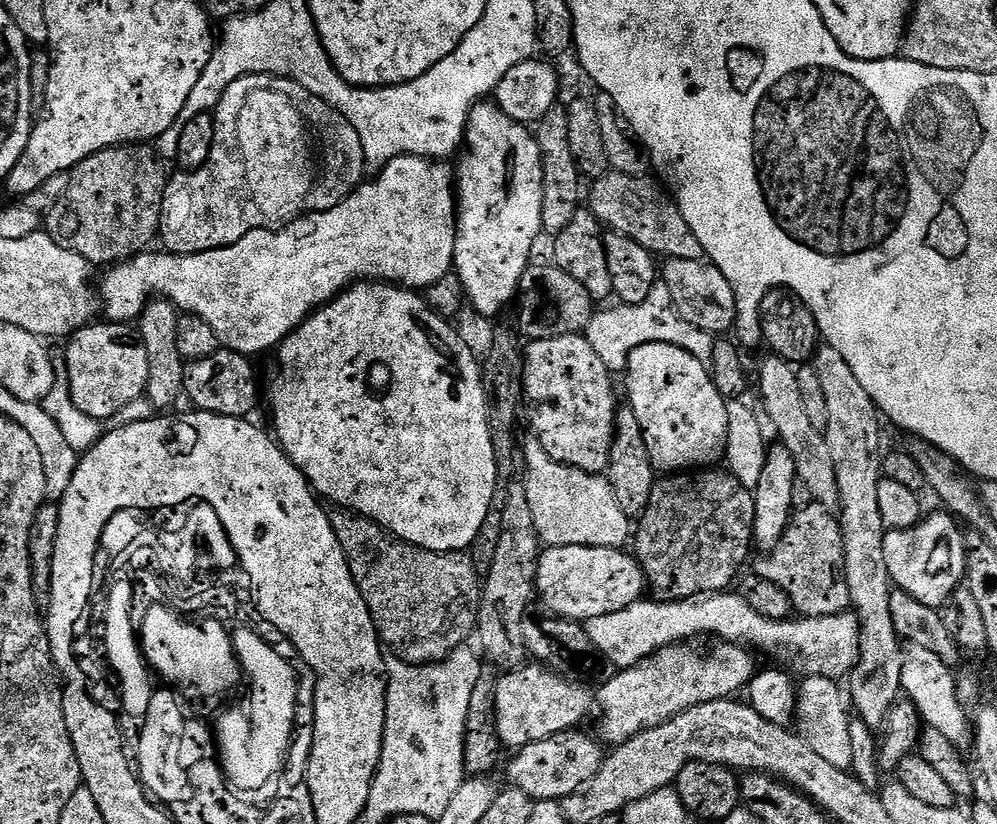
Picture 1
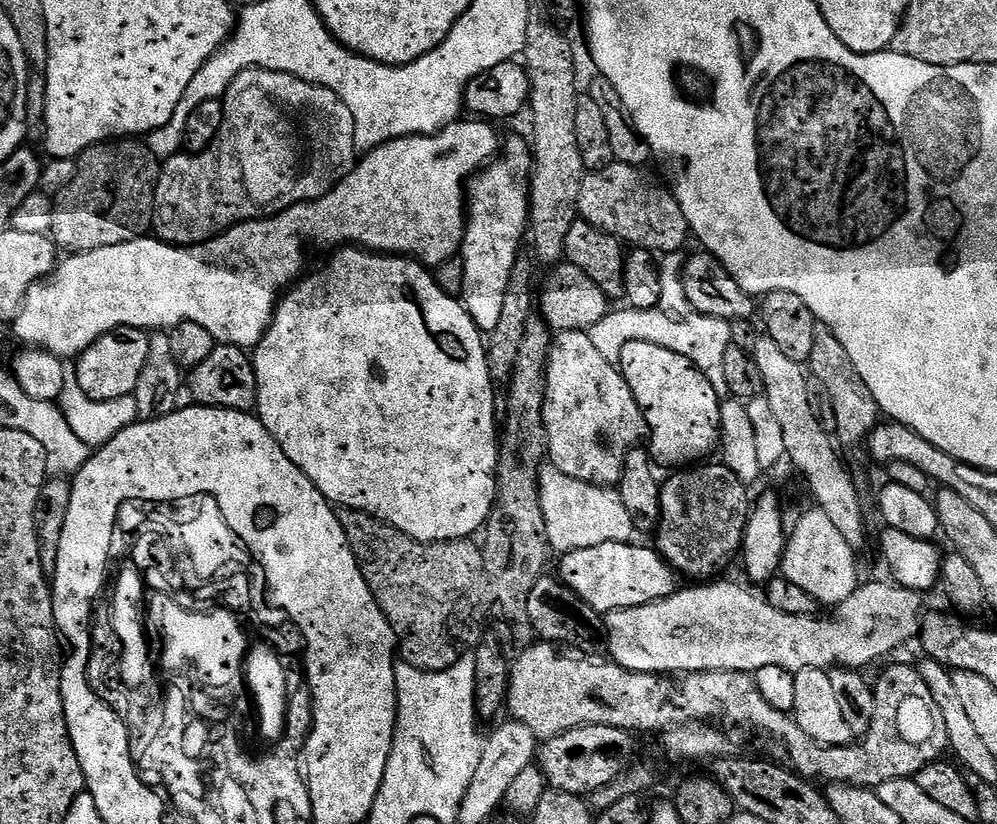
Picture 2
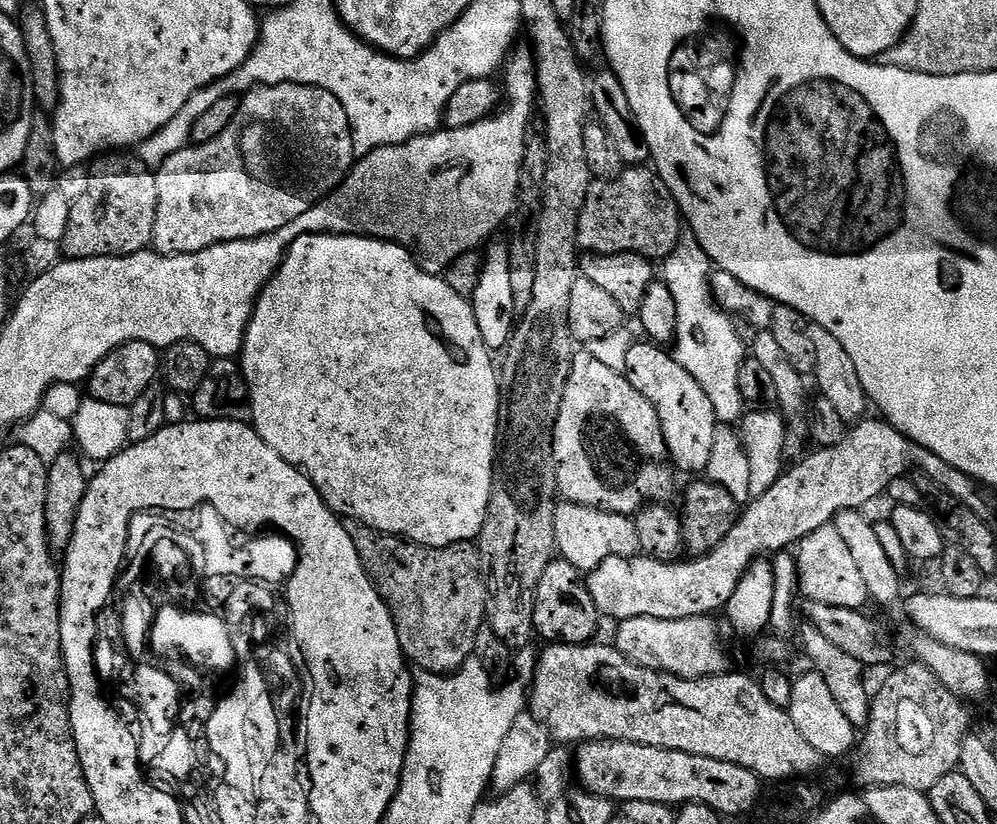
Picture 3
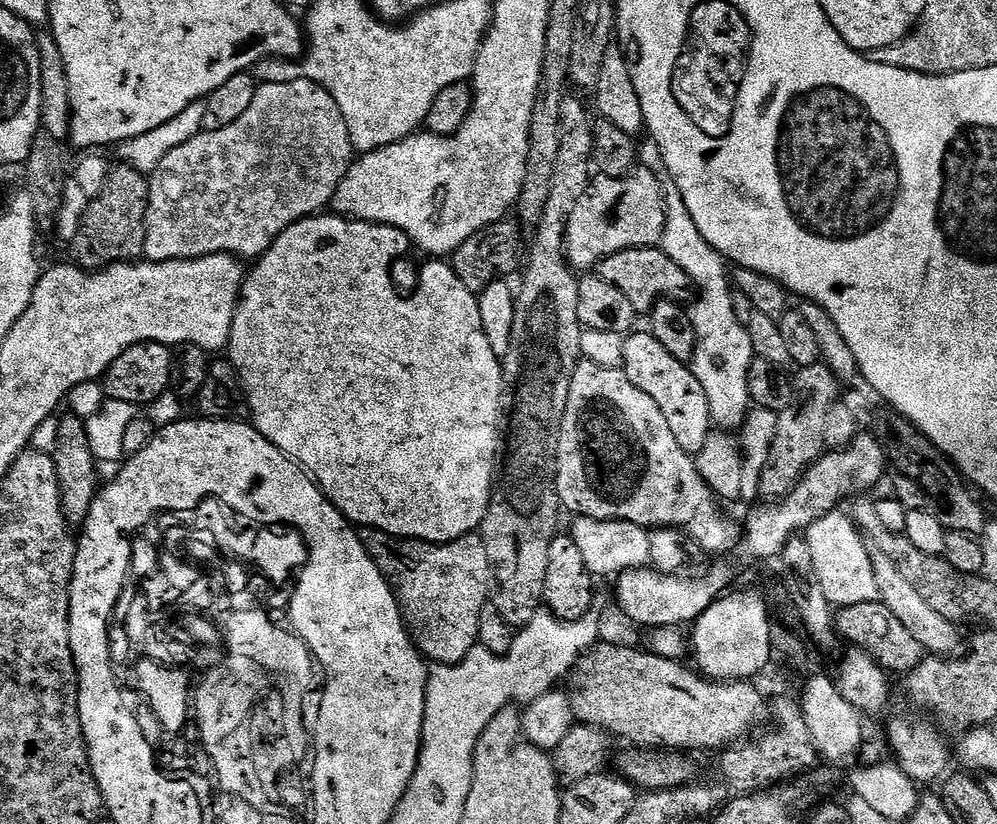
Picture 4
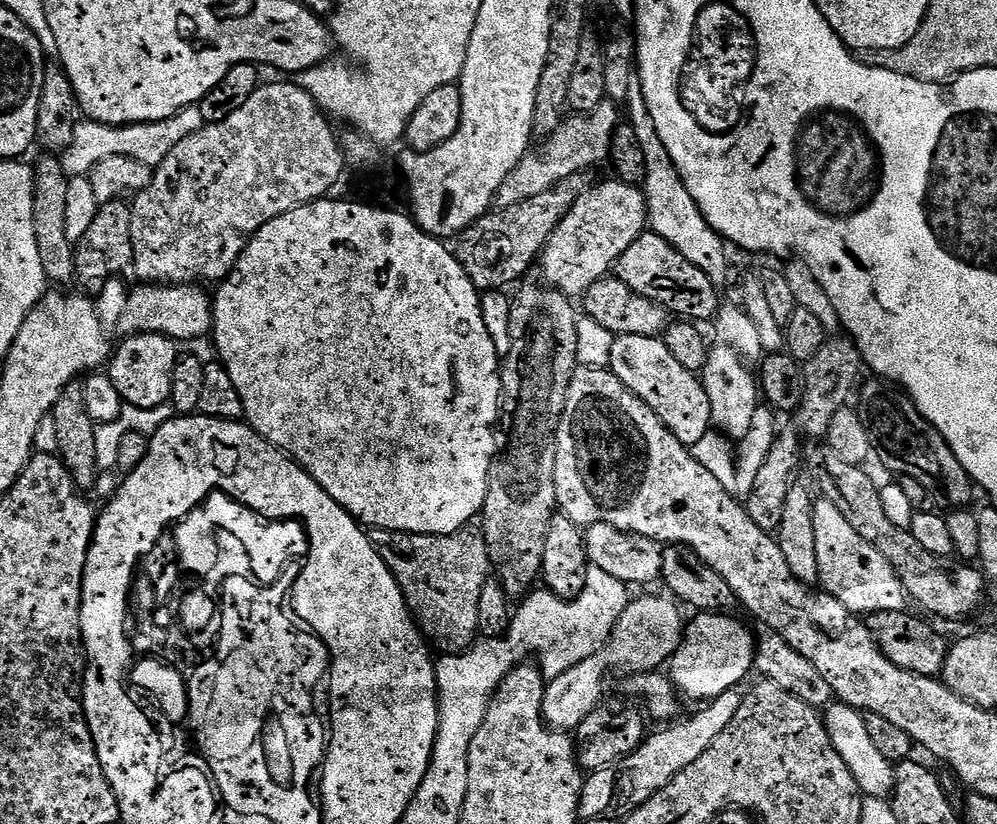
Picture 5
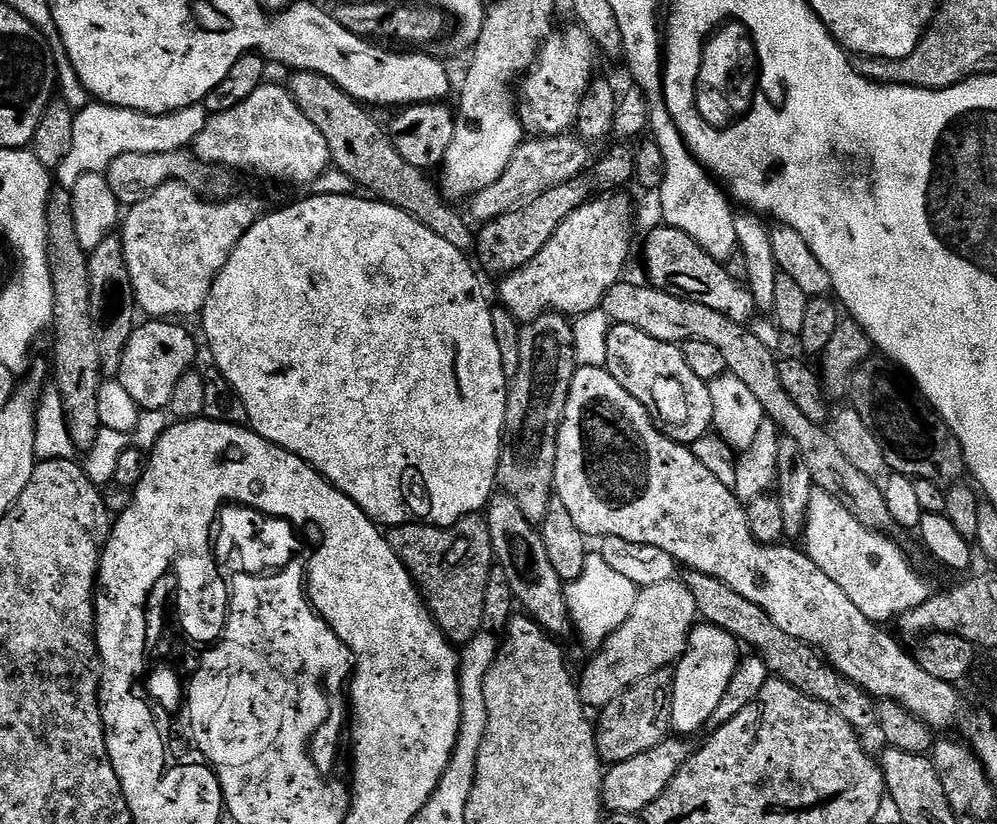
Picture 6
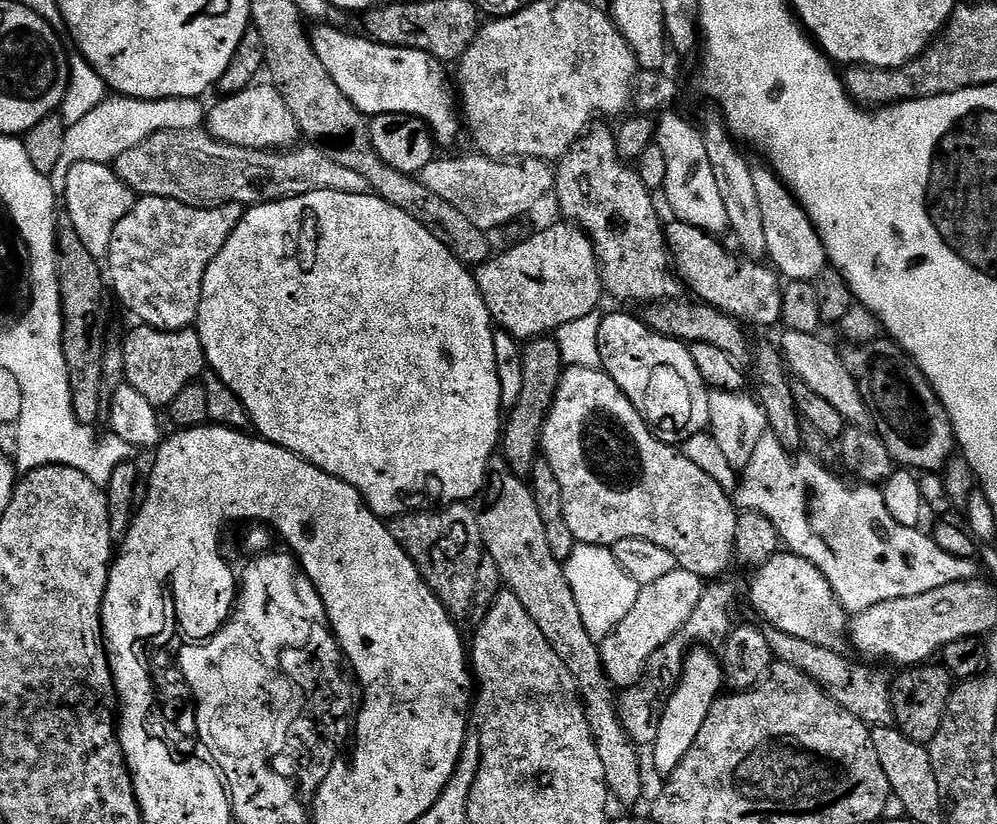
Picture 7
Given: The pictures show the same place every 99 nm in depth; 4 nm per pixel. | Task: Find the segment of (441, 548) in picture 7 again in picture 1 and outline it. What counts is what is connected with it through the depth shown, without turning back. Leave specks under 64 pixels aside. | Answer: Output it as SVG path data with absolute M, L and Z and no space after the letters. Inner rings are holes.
M333 507L328 521L346 554L350 574L366 602L381 641L400 659L408 664L439 664L447 661L472 631L477 631L482 599L482 576L476 573L476 564L463 552L435 552L414 546L381 528L379 524L349 512L346 508Z

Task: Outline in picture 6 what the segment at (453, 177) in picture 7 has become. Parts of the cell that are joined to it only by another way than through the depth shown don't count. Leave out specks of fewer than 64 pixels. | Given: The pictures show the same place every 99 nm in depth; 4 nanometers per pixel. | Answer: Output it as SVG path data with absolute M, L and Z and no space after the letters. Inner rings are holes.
M579 135L542 136L525 139L506 166L504 173L494 182L490 182L481 192L471 197L473 221L487 222L500 218L504 214L518 210L524 204L536 199L546 190L575 180L581 175L580 170L589 165L585 141Z

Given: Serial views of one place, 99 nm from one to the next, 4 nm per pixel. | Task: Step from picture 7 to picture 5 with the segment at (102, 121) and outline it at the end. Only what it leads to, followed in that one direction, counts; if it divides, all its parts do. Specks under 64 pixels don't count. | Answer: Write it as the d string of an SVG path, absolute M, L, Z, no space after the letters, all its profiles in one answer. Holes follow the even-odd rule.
M185 109L170 119L159 120L156 123L110 125L96 121L82 120L74 132L74 139L67 151L61 157L63 170L68 177L88 176L93 167L105 158L130 157L144 165L153 168L160 165L174 147L182 142L183 138L194 134L203 127L203 121L192 120L193 111Z

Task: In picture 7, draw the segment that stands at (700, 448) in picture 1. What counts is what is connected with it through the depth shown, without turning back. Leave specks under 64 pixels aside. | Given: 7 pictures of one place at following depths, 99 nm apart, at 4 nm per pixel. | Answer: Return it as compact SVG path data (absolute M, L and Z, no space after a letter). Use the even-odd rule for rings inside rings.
M616 312L613 316L604 316L598 330L600 343L600 363L603 371L614 378L616 385L630 398L633 406L640 411L648 427L656 433L662 442L673 446L683 446L688 439L703 433L710 422L710 391L704 383L702 374L698 374L698 366L694 366L689 345L674 340L671 336L664 336L660 332L653 332L643 319L627 316L624 312Z

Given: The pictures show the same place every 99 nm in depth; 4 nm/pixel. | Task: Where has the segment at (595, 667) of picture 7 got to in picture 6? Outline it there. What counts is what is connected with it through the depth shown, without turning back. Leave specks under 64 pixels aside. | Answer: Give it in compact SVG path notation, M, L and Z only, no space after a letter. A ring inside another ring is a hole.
M503 490L497 491L489 500L486 519L495 563L505 570L515 603L521 604L525 608L521 609L549 636L561 638L567 632L571 633L572 614L568 611L568 599L564 593L566 582L558 578L554 566L550 566L550 557L540 537L540 528L528 521L518 502L514 502L514 498Z

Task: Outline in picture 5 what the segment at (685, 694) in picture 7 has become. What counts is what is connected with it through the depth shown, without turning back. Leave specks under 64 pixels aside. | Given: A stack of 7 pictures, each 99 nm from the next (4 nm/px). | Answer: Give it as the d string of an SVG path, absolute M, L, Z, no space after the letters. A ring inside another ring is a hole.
M705 612L697 615L697 620L687 625L680 642L680 649L670 661L670 679L681 693L692 700L707 702L716 700L726 690L739 688L745 682L748 671L753 671L756 663L757 637L732 614Z

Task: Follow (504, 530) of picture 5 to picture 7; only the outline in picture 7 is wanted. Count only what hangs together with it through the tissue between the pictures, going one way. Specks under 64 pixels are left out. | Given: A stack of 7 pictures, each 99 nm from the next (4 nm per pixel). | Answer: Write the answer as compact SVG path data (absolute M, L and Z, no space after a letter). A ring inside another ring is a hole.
M541 338L533 340L523 349L524 365L522 366L522 394L520 403L514 409L514 417L509 422L507 419L506 427L502 432L502 456L508 459L507 467L515 472L517 476L527 477L535 469L538 457L542 452L542 441L544 438L544 424L548 421L548 415L552 410L552 404L556 401L556 392L560 388L560 379L564 377L566 367L564 358L560 353L559 346L555 339Z

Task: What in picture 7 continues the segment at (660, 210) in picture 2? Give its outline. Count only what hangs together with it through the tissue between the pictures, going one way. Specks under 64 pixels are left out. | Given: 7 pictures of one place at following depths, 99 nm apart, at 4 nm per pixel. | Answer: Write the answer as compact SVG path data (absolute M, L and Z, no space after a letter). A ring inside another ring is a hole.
M559 222L545 232L536 232L529 240L513 246L509 252L493 255L488 263L477 267L474 275L482 298L492 315L497 329L509 332L516 340L531 342L555 333L556 329L578 318L586 318L597 311L600 296L605 295L600 261L596 259L596 247L581 228L571 222Z

